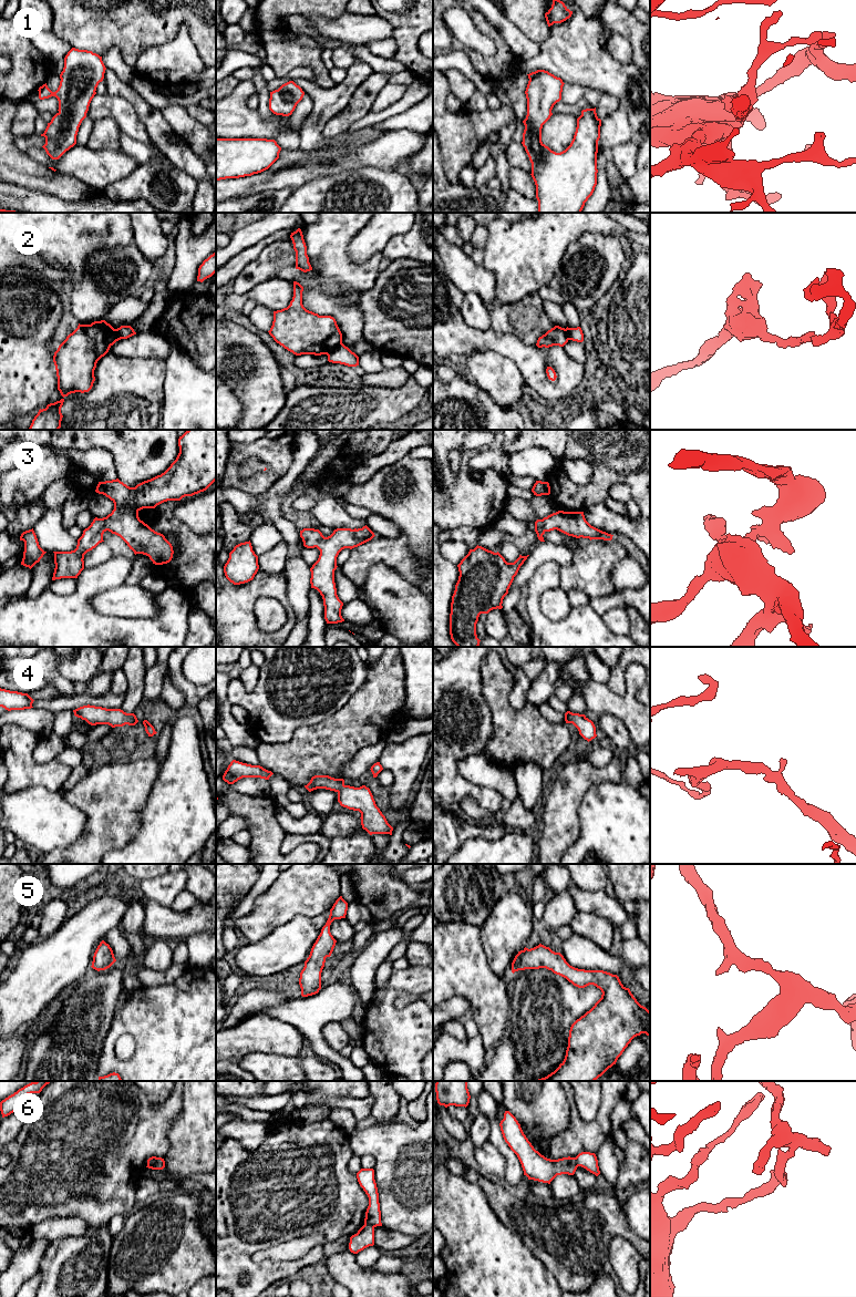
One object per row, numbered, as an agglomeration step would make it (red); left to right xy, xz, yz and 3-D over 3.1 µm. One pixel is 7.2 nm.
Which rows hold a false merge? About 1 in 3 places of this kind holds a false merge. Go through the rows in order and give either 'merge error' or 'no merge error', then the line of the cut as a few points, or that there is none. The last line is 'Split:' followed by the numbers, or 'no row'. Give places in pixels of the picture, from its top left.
1: no merge error; cut none
2: merge error; cut xz (341, 342), (327, 354)
3: no merge error; cut none
4: no merge error; cut none
5: no merge error; cut none
6: merge error; cut xz (364, 1223), (373, 1227)
Split: 2, 6

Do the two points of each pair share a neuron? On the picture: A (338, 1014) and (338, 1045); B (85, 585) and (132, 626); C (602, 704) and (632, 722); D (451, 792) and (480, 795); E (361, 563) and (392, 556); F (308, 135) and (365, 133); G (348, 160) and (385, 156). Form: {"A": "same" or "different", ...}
{"A": "different", "B": "same", "C": "same", "D": "same", "E": "same", "F": "same", "G": "same"}

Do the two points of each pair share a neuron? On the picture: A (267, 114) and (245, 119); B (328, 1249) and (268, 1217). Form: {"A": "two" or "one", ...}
{"A": "two", "B": "two"}

